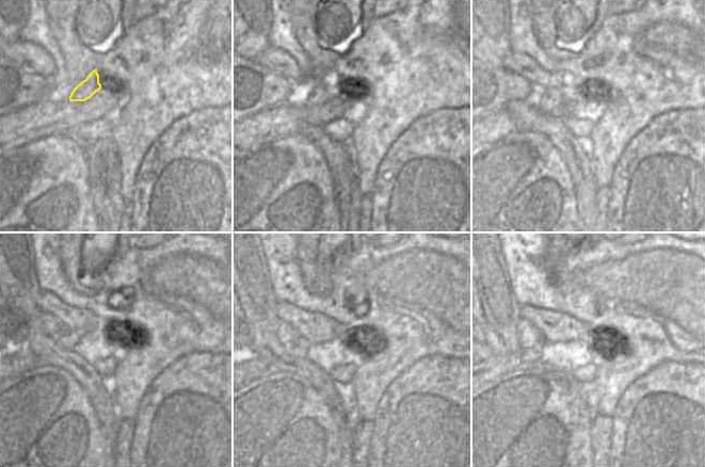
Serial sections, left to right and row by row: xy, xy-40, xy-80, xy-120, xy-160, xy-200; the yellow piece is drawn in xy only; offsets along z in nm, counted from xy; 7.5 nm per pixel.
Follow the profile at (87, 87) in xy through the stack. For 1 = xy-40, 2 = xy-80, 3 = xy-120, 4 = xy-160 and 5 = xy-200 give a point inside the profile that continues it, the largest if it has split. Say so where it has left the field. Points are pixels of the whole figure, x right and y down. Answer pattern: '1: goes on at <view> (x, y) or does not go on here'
1: goes on at xy-40 (329, 86)
2: goes on at xy-80 (553, 101)
3: goes on at xy-120 (67, 340)
4: goes on at xy-160 (298, 349)
5: goes on at xy-200 (495, 366)

